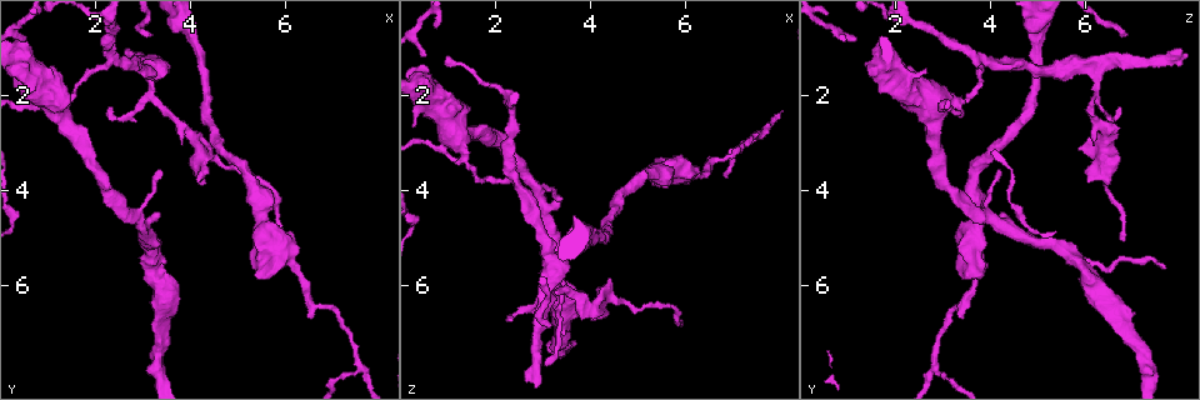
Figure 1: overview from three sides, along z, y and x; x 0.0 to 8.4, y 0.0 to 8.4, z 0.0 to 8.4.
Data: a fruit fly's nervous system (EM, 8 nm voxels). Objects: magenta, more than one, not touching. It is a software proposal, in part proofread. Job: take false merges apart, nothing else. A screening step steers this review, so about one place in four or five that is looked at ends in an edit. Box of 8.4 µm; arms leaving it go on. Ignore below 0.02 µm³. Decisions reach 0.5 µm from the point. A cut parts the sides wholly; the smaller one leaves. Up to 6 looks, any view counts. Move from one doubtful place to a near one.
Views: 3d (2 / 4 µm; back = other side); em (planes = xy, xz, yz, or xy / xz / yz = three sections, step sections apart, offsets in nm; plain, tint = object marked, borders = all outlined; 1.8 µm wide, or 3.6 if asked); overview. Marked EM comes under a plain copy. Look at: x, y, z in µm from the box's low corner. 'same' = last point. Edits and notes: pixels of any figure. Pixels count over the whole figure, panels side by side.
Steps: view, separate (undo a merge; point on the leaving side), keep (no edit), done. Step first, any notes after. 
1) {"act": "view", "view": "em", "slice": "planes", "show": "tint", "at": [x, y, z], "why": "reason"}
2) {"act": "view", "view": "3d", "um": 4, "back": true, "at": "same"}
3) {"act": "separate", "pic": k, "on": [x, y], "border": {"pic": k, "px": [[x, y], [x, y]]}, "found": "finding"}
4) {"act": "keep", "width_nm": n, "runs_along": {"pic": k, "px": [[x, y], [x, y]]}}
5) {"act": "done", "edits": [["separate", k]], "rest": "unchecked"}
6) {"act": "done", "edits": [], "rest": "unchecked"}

{"act": "view", "view": "em", "um": 3.6, "slice": "planes", "show": "tint", "at": [3.15, 1.45, 5.90], "why": "two arms in line, one across"}

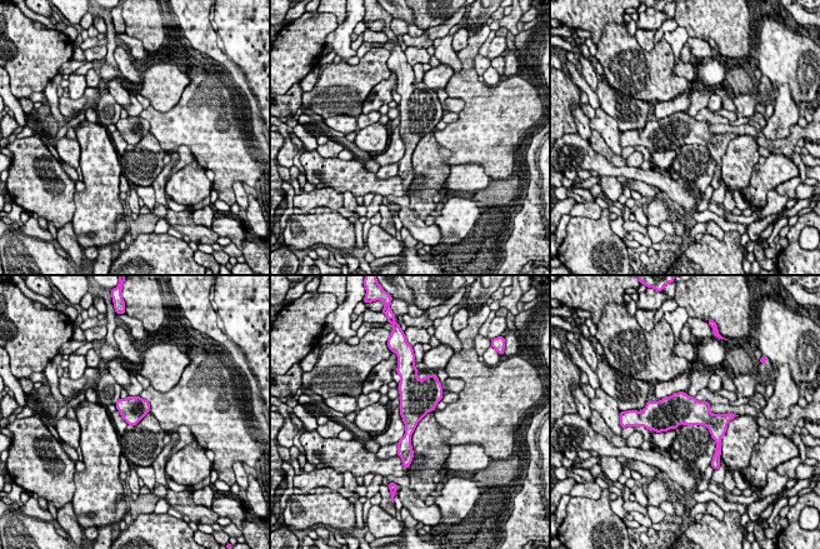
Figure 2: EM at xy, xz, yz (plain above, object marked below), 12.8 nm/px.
{"act": "keep", "found": "all the same neuron"}

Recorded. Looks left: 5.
{"act": "view", "view": "em", "slice": "yz", "step": 8, "show": "tint", "at": [4.15, 3.20, 6.40], "why": "sudden change in width"}

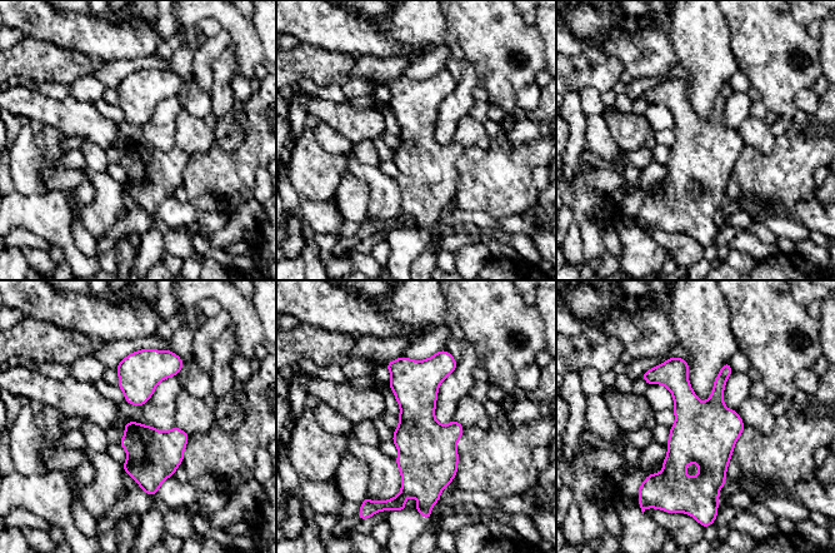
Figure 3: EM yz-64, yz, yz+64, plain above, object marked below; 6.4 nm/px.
{"act": "keep", "found": "continuous, no second neuron"}

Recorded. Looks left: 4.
{"act": "view", "view": "em", "slice": "xz", "step": 16, "show": "tint", "at": [3.25, 5.80, 6.10], "why": "calibre changes"}

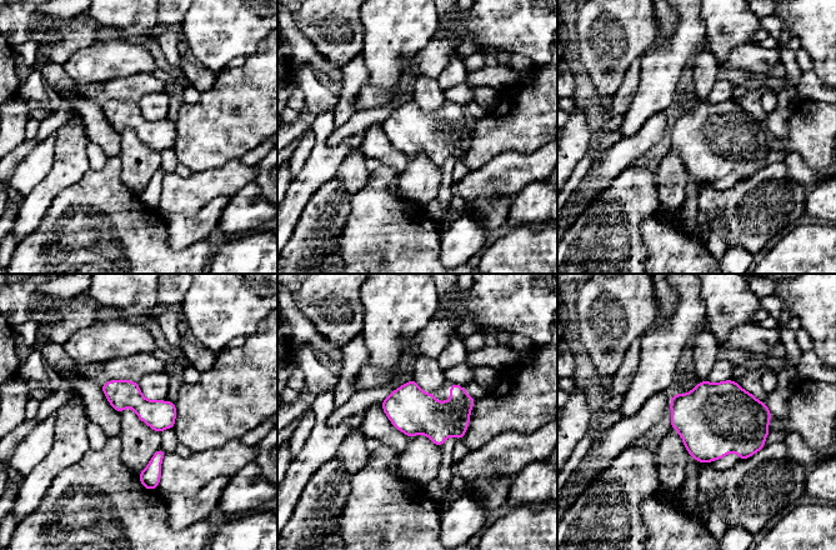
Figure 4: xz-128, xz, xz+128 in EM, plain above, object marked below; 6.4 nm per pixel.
{"act": "view", "view": "em", "slice": "planes", "show": "tint", "at": "same", "why": "cut it another way"}

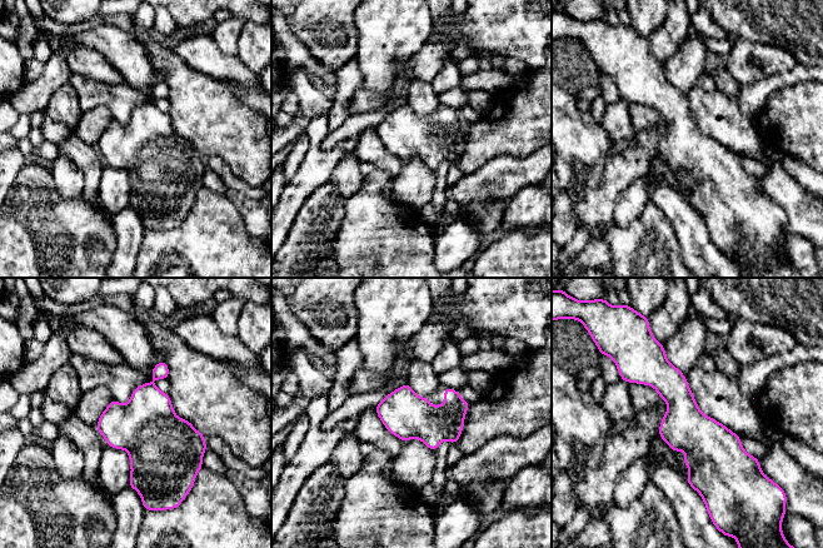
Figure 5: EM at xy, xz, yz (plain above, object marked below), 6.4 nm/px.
{"act": "keep", "width_nm": 300, "runs_along": {"pic": 5, "px": [[661, 350], [706, 492]]}, "found": "all the same neuron"}

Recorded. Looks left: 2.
{"act": "done", "edits": [], "rest": "unchecked"}

